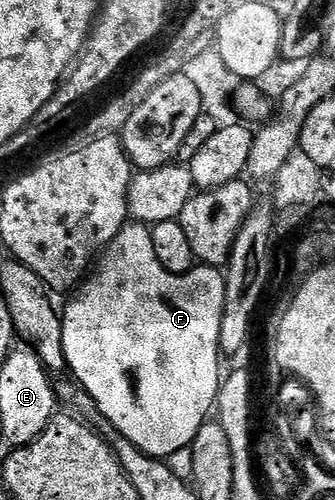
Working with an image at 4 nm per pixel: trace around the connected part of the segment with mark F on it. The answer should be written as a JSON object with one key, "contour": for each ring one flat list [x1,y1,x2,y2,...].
{"contour":[[134,221,125,224,118,232,118,236,114,236,112,243,104,247,99,255,98,265,91,271,91,274,87,281,75,291,76,299,65,310,64,308,62,310,62,348,67,369,71,376,73,374,77,378,75,381,78,383,79,389,89,394,94,400,94,404,98,404,102,416,106,416,106,420,110,420,110,424,114,424,114,428,118,428,118,432,122,432,122,436,126,436,126,440,130,440,135,446,142,448,142,452,146,452,151,458,171,459,172,454,178,452,179,449,191,447,194,436,198,436,198,428,202,428,202,424,209,421,216,404,216,397,220,394,222,381,220,329,222,328,222,312,226,300,225,275,217,267,203,264,197,265,186,274,166,272,166,268,162,268,162,264,158,264,158,256,154,256,154,240,151,229]]}

